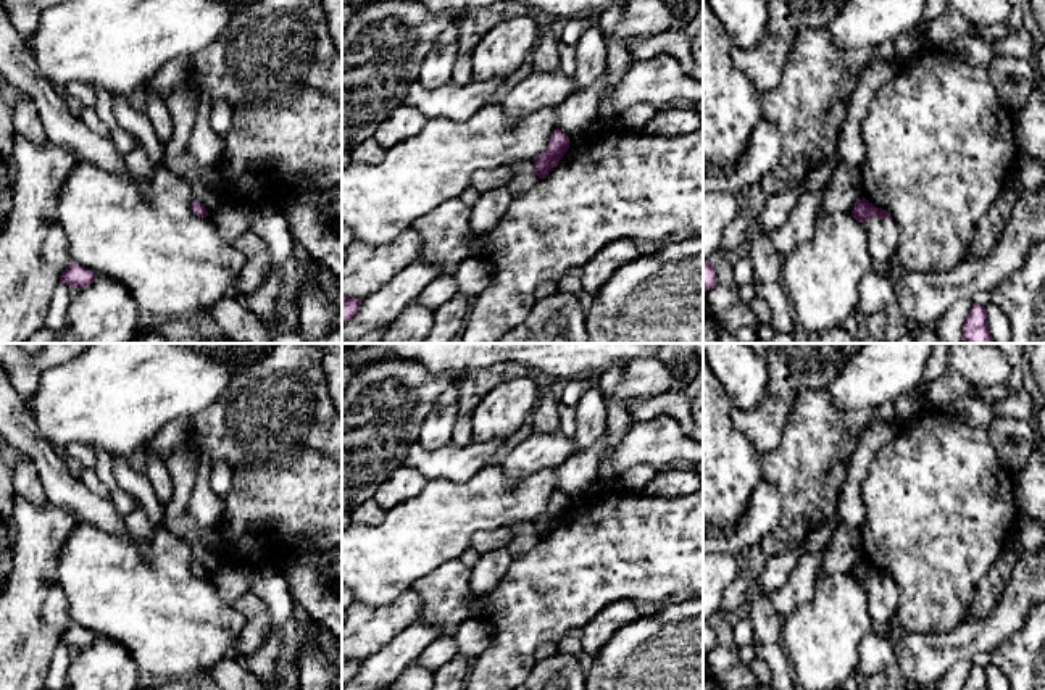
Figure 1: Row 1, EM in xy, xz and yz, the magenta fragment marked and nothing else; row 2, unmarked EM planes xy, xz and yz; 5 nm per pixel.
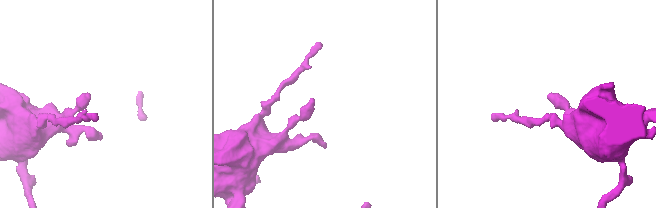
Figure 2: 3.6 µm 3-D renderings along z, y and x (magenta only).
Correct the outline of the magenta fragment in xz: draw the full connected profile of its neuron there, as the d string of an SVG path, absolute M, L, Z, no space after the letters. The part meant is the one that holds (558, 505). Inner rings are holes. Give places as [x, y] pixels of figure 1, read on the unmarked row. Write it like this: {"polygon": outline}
{"polygon": "M555 490L550 497L547 509L535 521L532 521L535 526L535 537L539 540L547 538L550 532L558 527L568 509L569 498L563 492Z"}

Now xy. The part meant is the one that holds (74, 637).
{"polygon": "M71 624L60 637L60 643L65 643L77 651L89 648L95 640L97 637L94 634L79 627L77 624Z"}

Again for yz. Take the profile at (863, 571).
{"polygon": "M864 558L855 564L855 567L851 571L851 577L858 584L864 584L872 579L892 580L885 571L874 567Z"}

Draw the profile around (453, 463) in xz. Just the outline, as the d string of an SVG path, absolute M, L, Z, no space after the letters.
M506 440L471 442L466 447L450 443L435 450L426 450L416 442L406 455L405 466L418 469L427 479L464 482L487 466Z

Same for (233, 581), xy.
M227 563L208 574L224 603L234 605L252 590L248 571L235 563Z

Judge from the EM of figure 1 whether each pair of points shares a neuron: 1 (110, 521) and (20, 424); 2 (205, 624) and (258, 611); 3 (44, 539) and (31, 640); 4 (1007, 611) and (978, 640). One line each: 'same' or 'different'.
1: same
2: different
3: same
4: same

